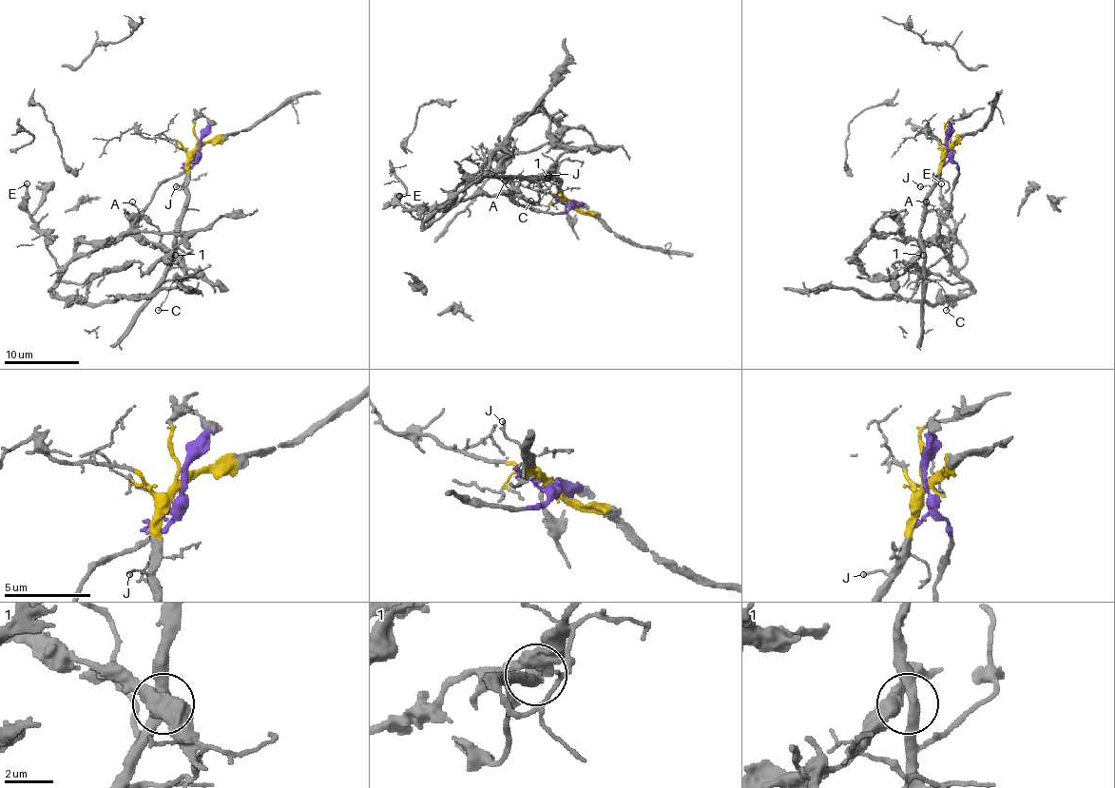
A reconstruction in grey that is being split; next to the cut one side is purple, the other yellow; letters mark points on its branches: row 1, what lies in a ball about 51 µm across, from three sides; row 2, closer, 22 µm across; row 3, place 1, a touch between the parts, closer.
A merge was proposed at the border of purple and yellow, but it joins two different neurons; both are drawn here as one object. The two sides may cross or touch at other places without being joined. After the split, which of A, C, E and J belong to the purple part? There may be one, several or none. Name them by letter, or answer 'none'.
E

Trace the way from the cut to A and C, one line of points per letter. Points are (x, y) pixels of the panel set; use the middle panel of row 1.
A: (572, 203), (561, 194), (557, 181), (551, 176), (544, 178), (536, 203), (525, 201), (505, 181)
C: (572, 203), (561, 194), (557, 181), (551, 176), (540, 178), (536, 182), (544, 192), (538, 201), (530, 200)

